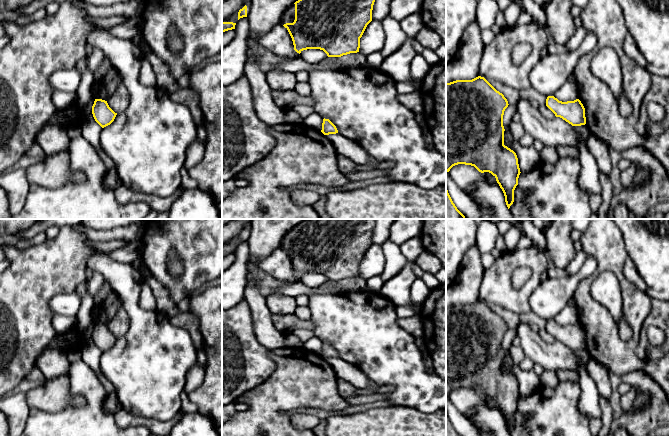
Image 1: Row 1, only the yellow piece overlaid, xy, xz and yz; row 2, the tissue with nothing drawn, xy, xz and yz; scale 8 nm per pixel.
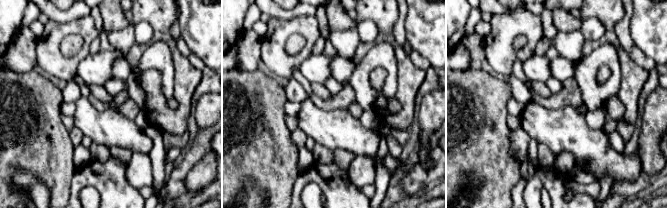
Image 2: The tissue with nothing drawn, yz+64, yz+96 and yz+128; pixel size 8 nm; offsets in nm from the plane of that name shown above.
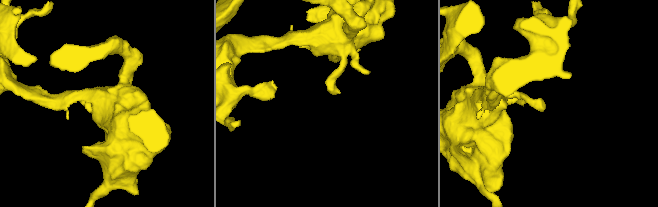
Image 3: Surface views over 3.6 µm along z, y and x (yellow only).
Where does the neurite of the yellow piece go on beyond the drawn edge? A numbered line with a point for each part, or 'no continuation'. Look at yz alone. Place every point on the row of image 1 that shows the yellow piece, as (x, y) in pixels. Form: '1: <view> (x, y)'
no continuation

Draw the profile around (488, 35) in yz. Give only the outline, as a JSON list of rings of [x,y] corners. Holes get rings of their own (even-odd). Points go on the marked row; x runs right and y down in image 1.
[[[485,29],[481,31],[482,42],[484,45],[488,45],[495,38],[495,33],[491,29]]]

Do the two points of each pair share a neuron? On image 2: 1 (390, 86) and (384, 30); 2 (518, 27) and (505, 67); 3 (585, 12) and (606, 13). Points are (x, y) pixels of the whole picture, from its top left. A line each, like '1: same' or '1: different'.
1: different
2: same
3: same

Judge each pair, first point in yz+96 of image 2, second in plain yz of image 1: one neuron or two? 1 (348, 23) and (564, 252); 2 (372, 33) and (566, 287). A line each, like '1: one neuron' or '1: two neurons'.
1: one neuron
2: one neuron

